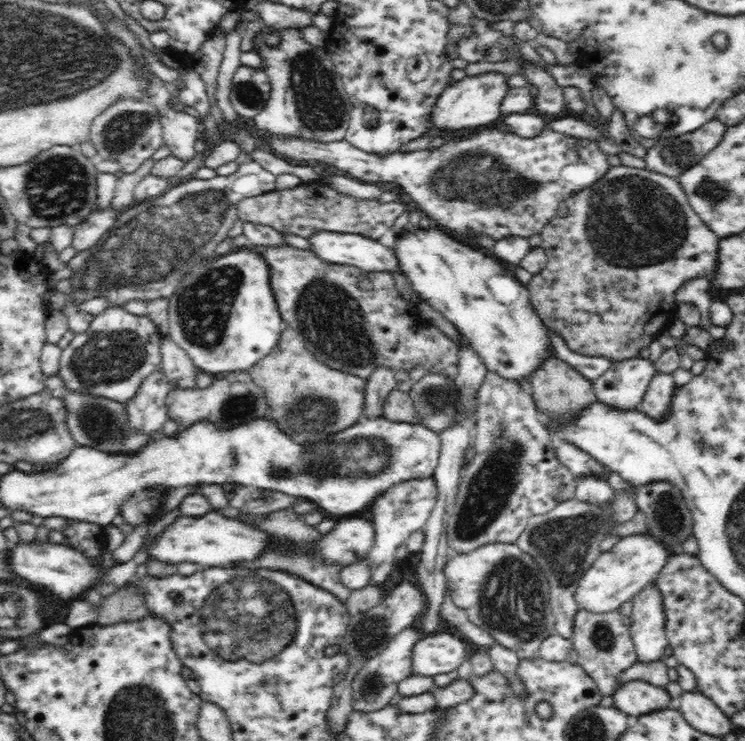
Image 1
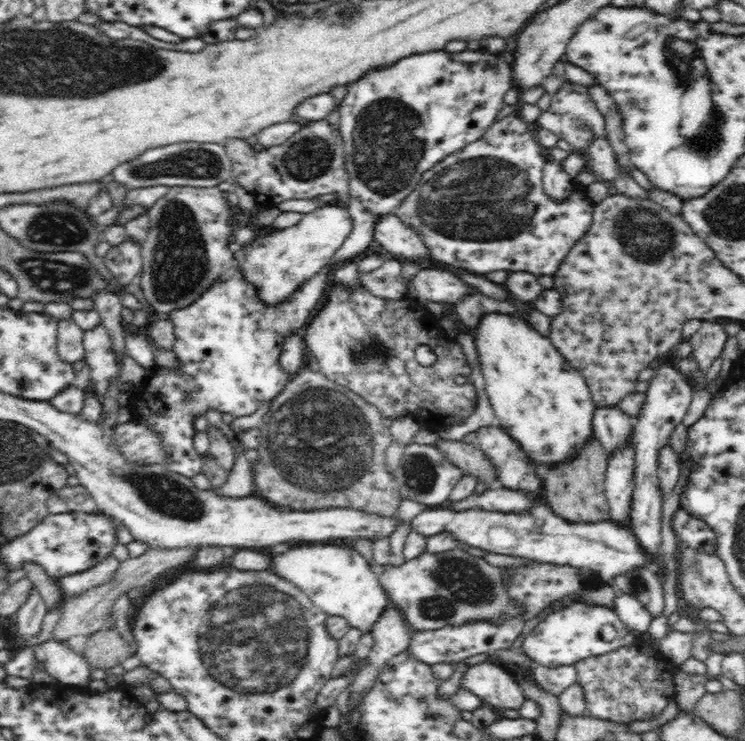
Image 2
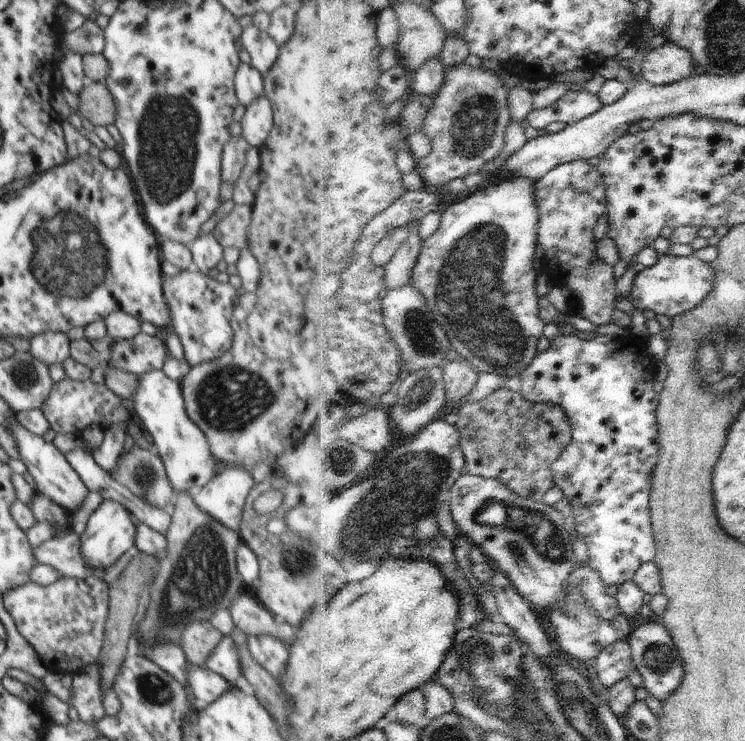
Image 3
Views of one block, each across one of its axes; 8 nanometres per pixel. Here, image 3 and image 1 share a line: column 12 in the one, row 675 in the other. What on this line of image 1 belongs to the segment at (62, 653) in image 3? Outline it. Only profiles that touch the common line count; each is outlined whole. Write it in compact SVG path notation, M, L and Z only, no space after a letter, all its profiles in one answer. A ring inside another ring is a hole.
M580 609L574 617L570 640L577 652L578 664L592 677L602 696L612 696L621 686L616 682L618 674L638 662L638 653L630 637L630 626L631 618L623 616L618 609L602 615Z

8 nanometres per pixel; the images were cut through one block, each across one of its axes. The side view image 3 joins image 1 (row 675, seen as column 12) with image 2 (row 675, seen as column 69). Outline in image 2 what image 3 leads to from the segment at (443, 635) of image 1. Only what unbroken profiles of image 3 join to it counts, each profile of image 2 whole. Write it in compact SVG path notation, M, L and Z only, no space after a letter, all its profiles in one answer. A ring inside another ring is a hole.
M494 660L468 665L461 678L461 688L497 708L519 710L526 700L516 679Z

